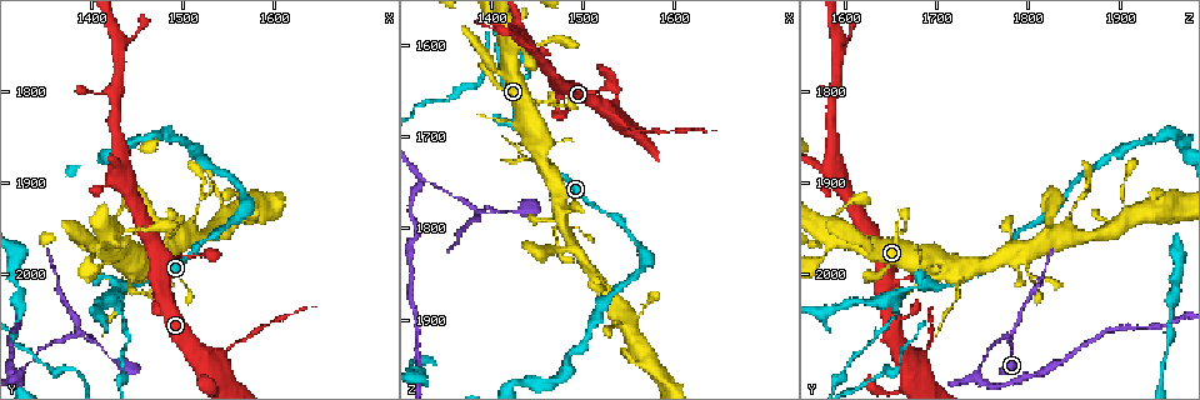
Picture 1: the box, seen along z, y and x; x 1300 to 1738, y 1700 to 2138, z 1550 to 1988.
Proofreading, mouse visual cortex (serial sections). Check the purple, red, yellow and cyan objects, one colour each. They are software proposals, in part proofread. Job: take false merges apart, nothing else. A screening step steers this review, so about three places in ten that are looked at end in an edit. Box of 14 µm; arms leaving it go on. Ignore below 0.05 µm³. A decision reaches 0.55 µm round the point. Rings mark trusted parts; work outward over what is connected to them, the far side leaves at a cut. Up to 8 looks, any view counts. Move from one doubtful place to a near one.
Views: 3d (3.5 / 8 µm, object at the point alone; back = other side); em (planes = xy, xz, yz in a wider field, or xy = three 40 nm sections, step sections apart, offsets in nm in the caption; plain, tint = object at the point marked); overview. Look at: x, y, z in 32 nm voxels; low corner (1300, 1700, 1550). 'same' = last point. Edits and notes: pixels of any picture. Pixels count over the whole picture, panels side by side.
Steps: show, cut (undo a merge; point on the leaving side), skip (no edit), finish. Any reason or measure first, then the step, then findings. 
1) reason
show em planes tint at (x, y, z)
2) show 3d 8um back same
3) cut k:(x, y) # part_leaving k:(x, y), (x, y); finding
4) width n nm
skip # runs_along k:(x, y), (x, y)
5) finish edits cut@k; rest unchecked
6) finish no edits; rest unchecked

thick turns thin
show 3d 3.5um at (1555, 2080, 1690)

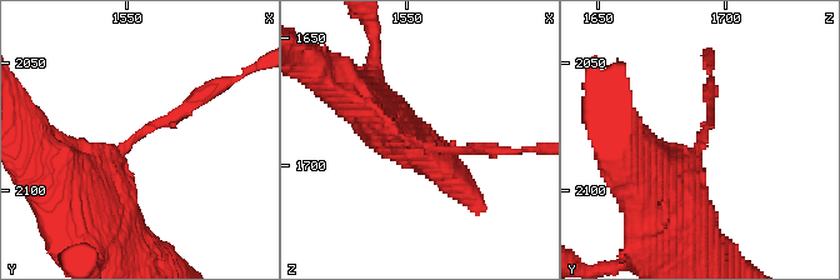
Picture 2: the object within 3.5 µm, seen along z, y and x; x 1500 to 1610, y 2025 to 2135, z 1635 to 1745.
show em planes tint at (1555, 2079, 1691)

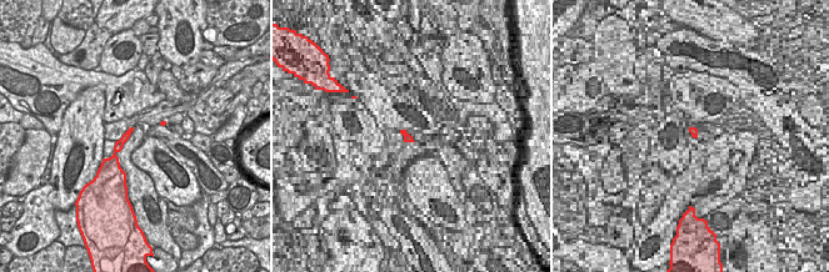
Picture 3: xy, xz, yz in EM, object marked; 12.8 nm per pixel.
show em xy step 1 tint same

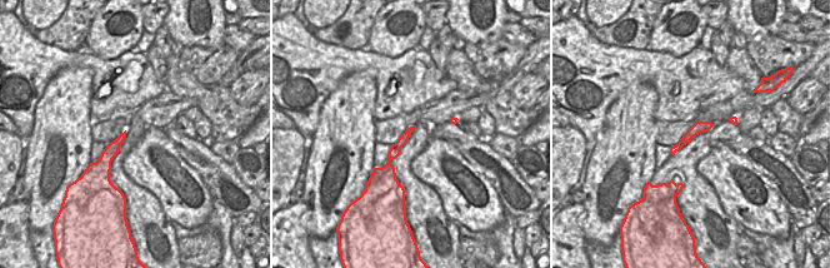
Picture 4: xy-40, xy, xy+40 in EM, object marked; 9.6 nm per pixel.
cut 2:(158, 124) # part_leaving 2:(123, 151), (226, 83); two cells meet here

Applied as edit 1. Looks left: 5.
three arms meet
show 3d 3.5um back at (1425, 2025, 1650)

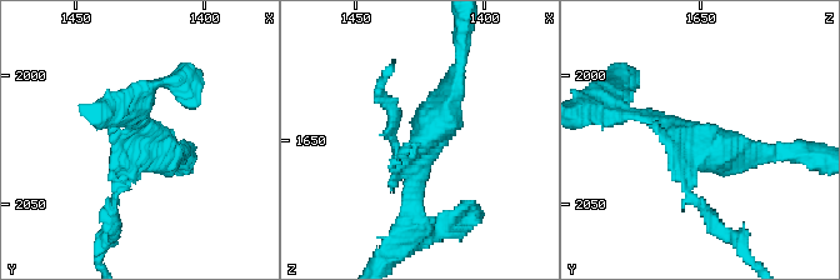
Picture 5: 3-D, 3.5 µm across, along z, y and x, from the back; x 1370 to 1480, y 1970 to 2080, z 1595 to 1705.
arms 3; arm_widths 100, 200, 300 nm; shape alone is not enough
show em xy step 2 plain at (1424, 2026, 1652)

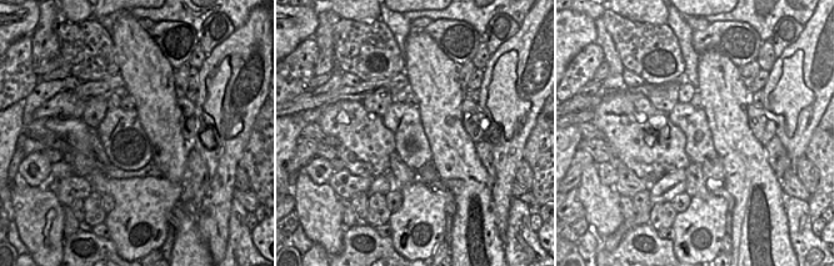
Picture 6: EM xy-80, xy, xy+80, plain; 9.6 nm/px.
show em xy step 2 tint same

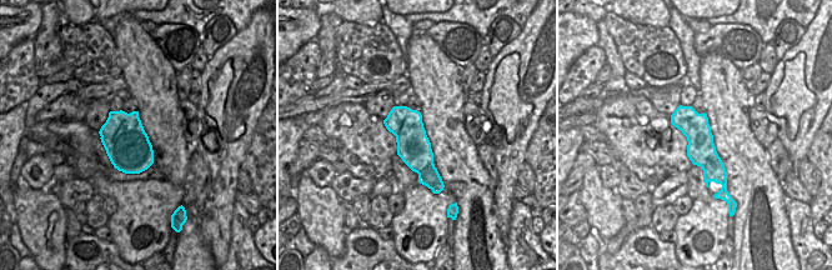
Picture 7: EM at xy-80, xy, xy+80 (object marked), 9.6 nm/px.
cut 5:(111, 205) # border 7:(717, 154), (702, 168); a second cell is stuck on

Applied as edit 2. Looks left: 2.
finish edits cut@2, cut@5; rest unchecked

